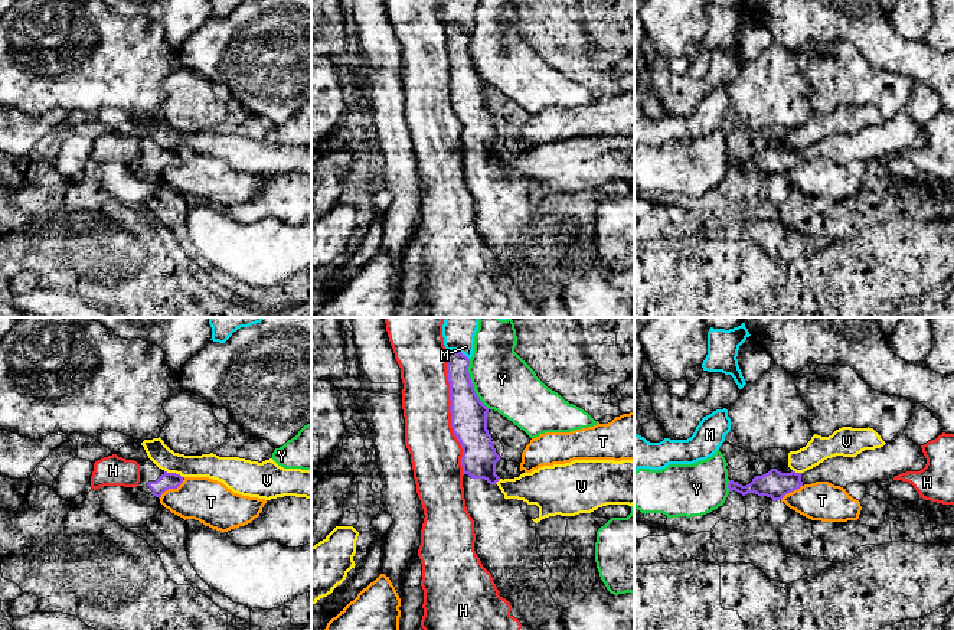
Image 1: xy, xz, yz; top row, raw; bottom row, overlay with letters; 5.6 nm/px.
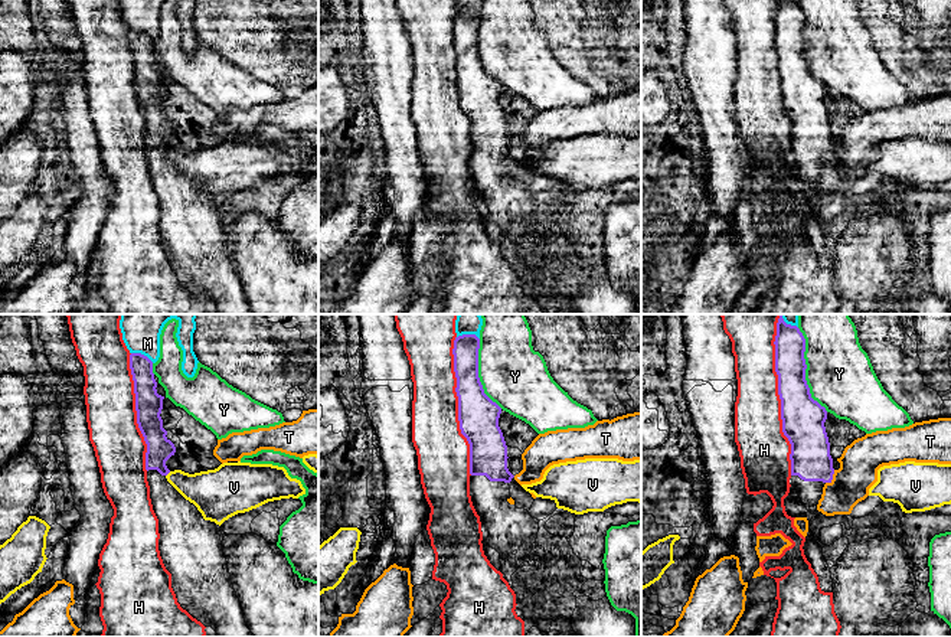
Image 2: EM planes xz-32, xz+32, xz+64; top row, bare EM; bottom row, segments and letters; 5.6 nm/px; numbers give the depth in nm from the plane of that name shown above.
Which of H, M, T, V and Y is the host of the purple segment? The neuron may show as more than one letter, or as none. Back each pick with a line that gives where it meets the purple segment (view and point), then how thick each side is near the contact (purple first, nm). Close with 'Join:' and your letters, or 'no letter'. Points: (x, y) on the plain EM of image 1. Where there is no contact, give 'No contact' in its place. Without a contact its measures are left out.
Join: no letter

